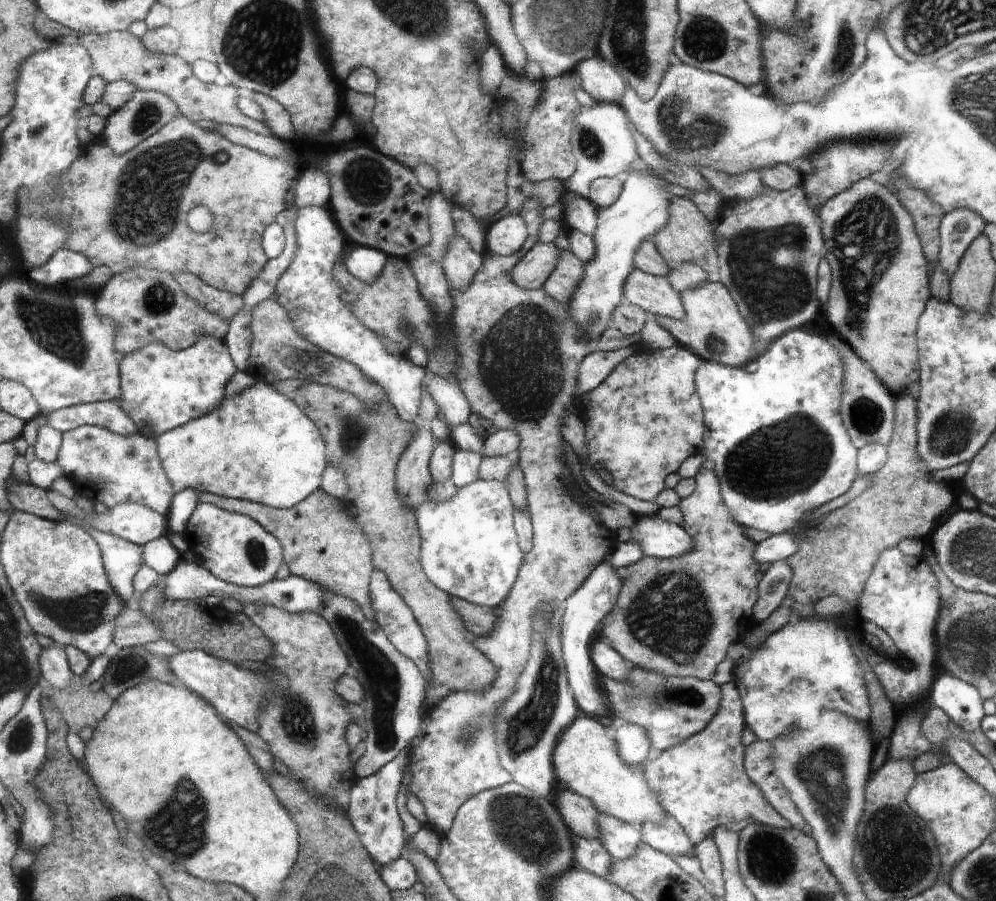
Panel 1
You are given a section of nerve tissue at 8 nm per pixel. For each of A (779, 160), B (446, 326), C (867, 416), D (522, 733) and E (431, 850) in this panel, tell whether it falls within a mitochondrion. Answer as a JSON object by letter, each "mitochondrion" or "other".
{"A":"other","B":"other","C":"mitochondrion","D":"mitochondrion","E":"other"}

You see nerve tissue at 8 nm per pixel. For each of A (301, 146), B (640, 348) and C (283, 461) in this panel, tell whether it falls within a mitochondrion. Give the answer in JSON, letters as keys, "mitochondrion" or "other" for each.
{"A":"other","B":"other","C":"other"}

